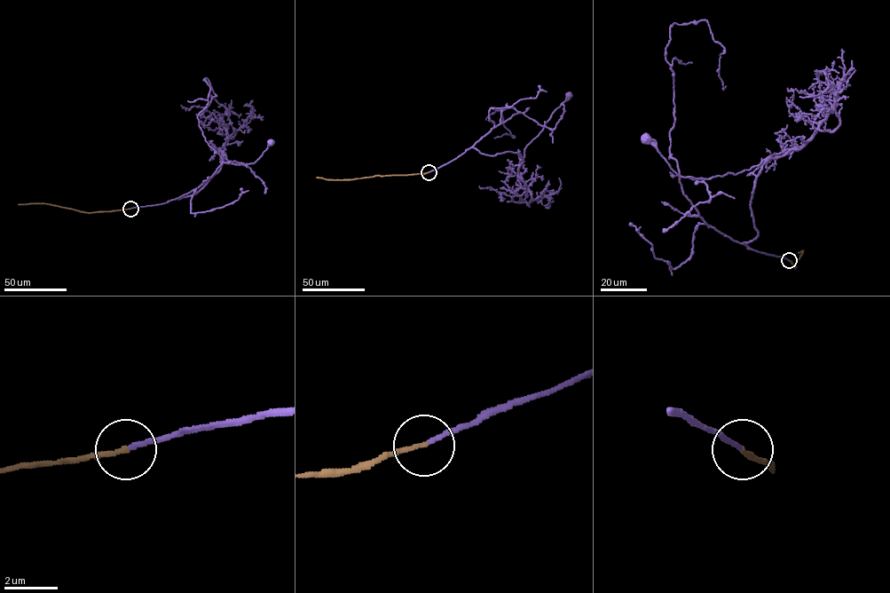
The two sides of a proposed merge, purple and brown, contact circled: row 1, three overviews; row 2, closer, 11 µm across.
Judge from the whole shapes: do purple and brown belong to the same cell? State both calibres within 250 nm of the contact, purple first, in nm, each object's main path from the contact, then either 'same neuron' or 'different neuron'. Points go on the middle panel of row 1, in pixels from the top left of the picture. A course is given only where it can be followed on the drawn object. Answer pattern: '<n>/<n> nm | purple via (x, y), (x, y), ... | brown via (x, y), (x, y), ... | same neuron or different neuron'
150/160 nm | purple via (429, 172), (472, 147), (492, 155), (508, 152), (516, 153), (523, 158), (524, 148), (568, 95) | brown via (429, 172), (351, 179), (316, 177) | same neuron

